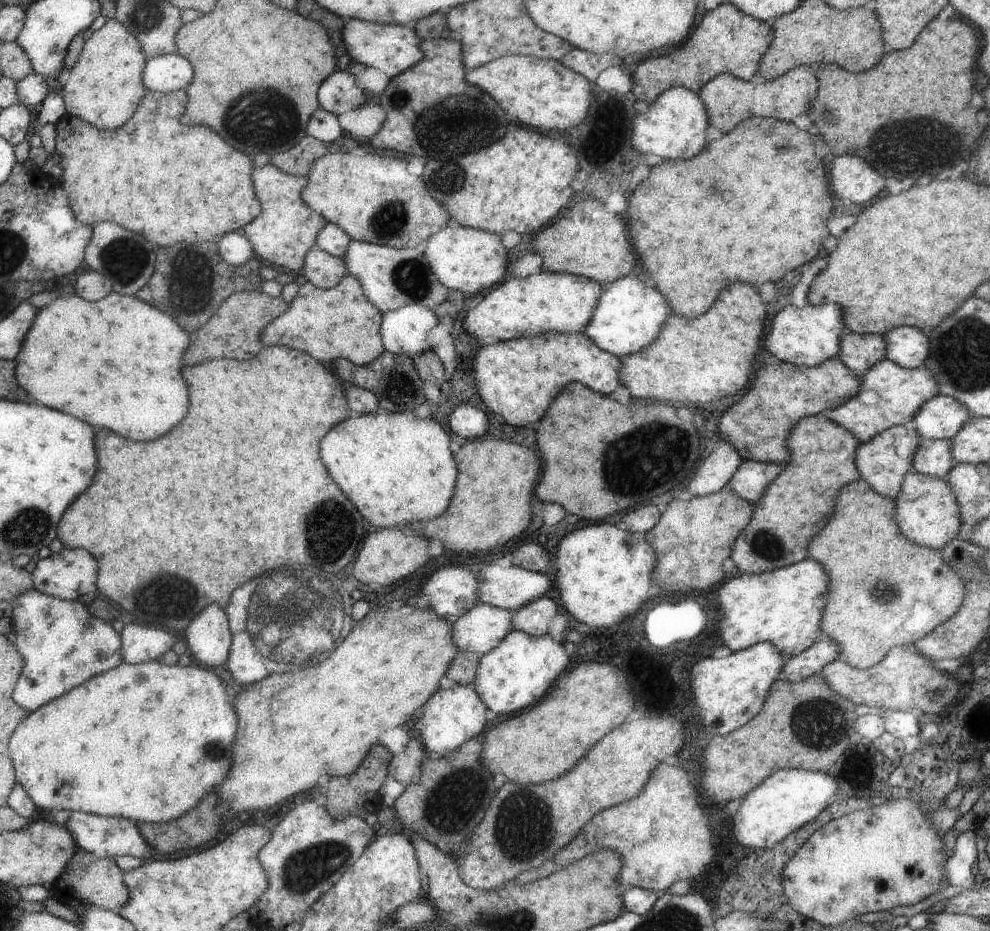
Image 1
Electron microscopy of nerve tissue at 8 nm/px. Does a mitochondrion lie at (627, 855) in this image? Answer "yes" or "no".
no

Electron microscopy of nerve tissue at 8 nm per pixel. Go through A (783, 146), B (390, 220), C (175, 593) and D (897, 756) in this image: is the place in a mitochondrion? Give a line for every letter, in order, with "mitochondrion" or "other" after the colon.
A: mitochondrion
B: mitochondrion
C: mitochondrion
D: other

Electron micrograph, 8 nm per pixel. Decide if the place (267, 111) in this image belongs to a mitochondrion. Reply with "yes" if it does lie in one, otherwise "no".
yes

